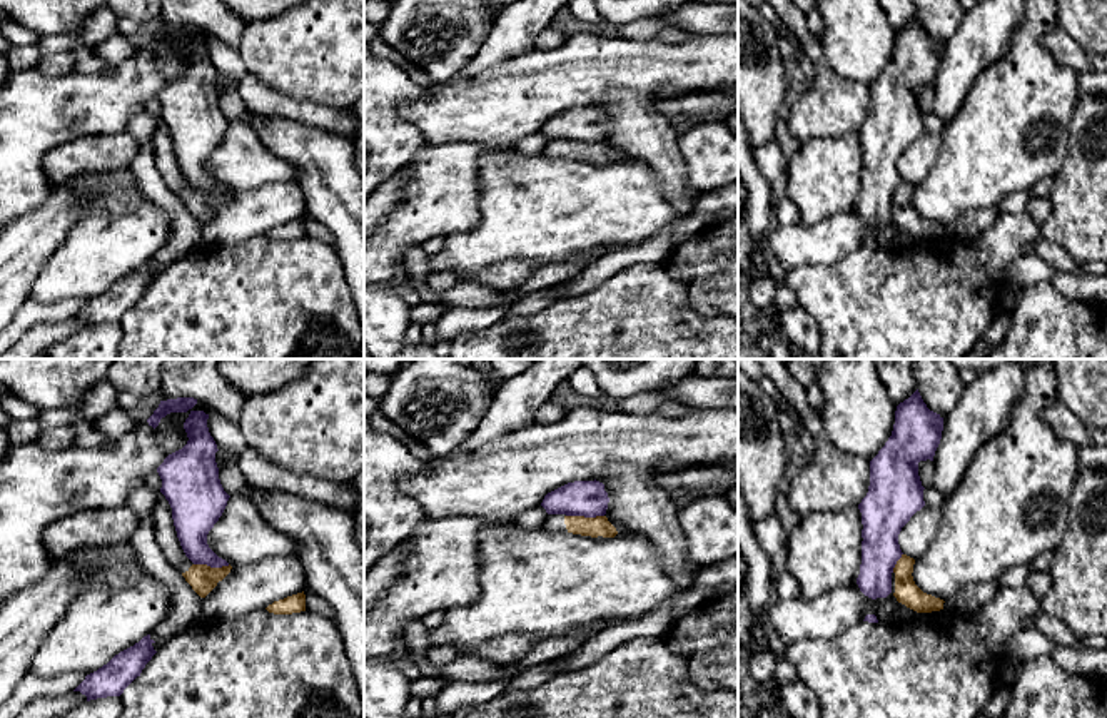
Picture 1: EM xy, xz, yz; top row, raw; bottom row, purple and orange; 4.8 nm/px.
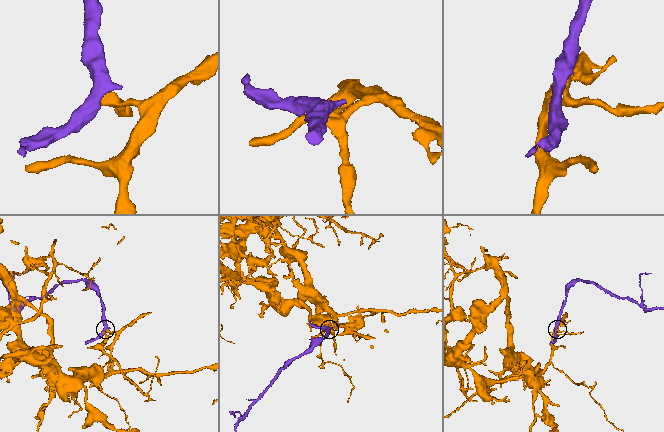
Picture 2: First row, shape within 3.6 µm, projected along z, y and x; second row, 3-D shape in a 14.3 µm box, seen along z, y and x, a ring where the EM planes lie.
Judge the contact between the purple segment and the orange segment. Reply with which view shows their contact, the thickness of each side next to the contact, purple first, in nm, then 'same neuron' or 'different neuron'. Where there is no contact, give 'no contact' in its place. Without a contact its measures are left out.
xz | 180/100 nm | different neuron

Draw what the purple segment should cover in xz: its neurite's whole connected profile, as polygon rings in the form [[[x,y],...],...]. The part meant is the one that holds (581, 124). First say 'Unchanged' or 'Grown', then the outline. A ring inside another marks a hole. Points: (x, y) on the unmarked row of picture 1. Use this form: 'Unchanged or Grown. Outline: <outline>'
Unchanged. Outline: [[[574,107],[548,119],[541,129],[548,140],[604,142],[608,135],[608,119],[599,107]]]

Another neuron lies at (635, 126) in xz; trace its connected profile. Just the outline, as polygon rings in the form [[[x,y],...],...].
[[[611,90],[596,107],[604,110],[609,124],[604,142],[624,149],[634,160],[650,167],[661,182],[663,194],[683,219],[696,210],[700,197],[688,182],[673,119],[658,114],[655,100],[653,95]]]

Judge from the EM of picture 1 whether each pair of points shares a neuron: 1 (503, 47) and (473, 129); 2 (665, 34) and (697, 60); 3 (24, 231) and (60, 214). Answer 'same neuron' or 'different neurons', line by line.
1: different neurons
2: different neurons
3: same neuron

